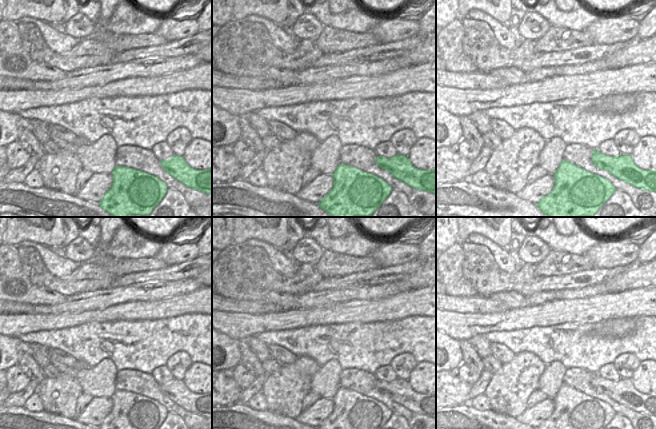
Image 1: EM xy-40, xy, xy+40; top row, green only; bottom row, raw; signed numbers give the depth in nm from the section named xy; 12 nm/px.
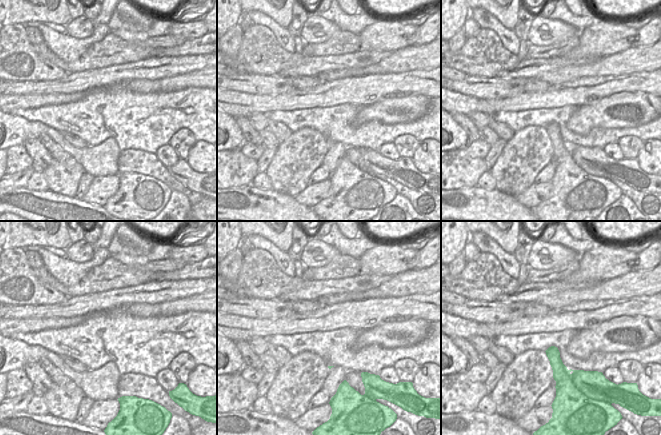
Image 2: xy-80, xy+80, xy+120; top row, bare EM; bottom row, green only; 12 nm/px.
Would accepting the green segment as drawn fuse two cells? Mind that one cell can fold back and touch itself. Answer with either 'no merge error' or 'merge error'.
merge error

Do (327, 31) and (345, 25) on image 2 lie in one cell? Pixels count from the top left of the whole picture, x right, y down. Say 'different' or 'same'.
different

